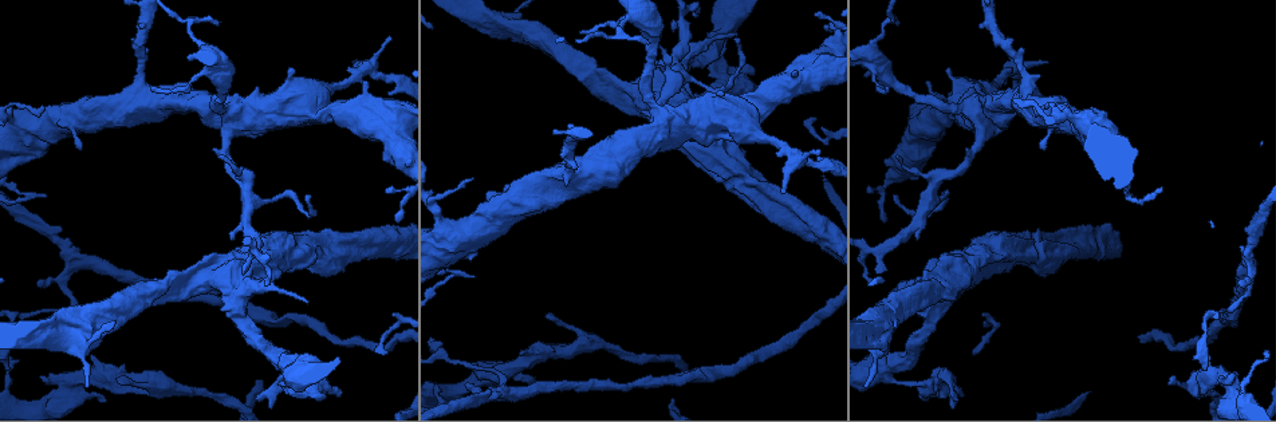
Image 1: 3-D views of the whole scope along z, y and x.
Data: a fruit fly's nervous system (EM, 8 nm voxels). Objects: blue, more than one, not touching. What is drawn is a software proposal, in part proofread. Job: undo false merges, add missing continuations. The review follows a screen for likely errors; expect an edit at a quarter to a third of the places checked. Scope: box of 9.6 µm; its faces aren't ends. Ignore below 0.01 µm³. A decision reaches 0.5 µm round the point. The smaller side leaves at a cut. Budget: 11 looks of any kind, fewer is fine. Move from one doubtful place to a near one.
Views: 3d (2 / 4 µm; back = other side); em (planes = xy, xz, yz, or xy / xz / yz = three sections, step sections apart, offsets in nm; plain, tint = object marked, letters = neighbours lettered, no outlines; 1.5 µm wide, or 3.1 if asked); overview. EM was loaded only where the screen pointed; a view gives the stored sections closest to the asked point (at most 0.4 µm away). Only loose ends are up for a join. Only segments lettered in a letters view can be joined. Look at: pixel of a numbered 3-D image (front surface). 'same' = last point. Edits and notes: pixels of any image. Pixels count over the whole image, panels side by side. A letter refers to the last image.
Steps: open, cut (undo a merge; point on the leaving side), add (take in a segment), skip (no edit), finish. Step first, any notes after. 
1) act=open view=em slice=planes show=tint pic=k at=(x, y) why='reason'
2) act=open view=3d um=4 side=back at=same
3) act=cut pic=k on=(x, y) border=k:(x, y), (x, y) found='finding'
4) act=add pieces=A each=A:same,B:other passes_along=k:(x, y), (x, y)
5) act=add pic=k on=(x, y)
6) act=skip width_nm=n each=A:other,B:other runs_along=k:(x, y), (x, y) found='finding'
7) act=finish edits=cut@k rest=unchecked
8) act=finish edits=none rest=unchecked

act=open view=em slice=xy step=8 show=letters pic=1 at=(474, 370) why='stops while still wide'

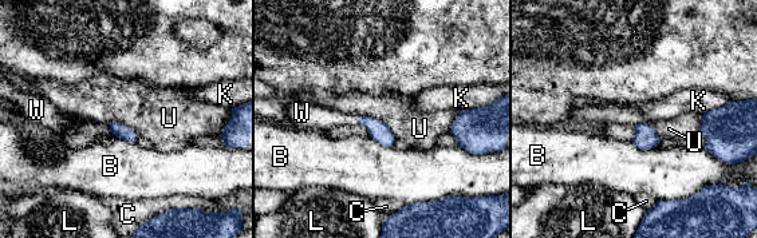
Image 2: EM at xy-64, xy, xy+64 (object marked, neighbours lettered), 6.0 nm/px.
act=open view=em slice=xz step=8 show=letters at=same

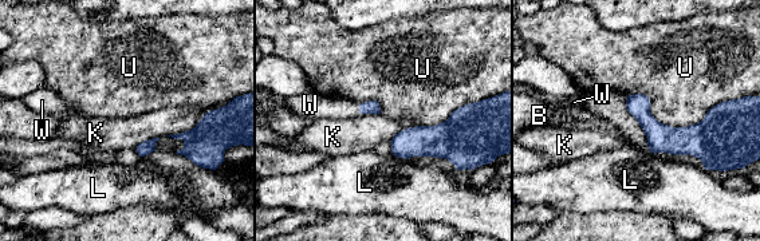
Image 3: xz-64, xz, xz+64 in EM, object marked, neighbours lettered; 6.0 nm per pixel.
act=add pieces=W each=B:other,K:other,L:other,U:other,W:same found='the cell continues'

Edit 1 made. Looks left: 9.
act=open view=3d um=4 side=back pic=1 at=(339, 395) why='an open end'

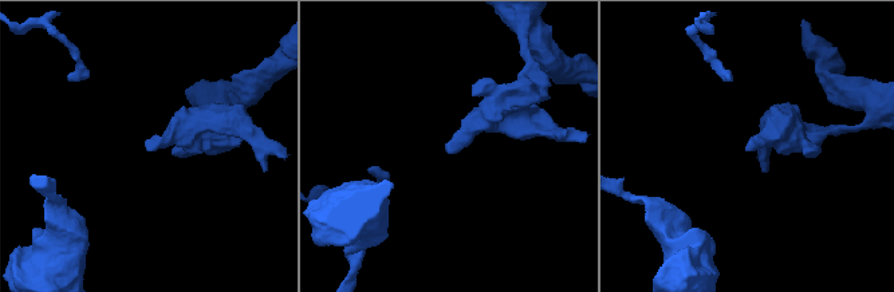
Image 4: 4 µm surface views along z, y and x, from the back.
act=open view=em slice=planes show=letters pic=4 at=(746, 149)

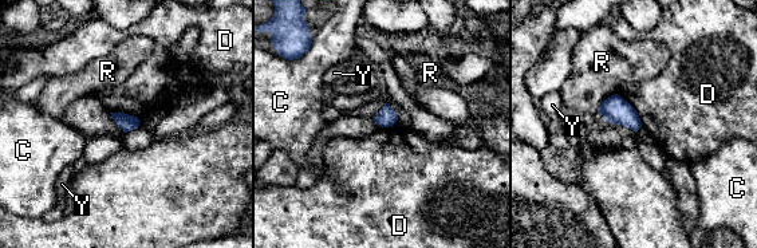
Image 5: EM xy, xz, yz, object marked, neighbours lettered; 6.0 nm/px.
act=skip each=C:other,D:other,R:other,Y:other found='none of them fits'

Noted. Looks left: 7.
act=open view=3d um=4 pic=1 at=(580, 33) why='free end'

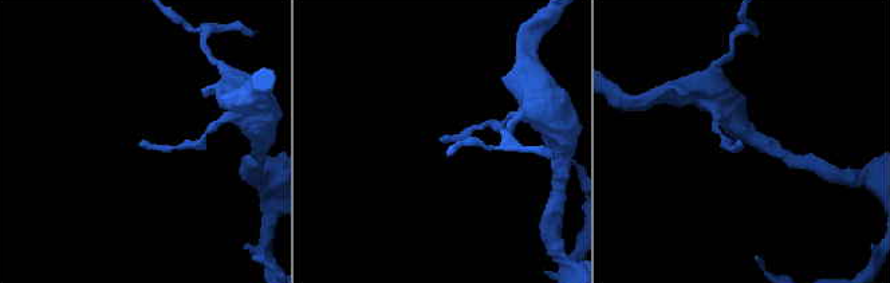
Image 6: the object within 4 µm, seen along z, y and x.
act=open view=em slice=planes show=letters pic=6 at=(738, 146)

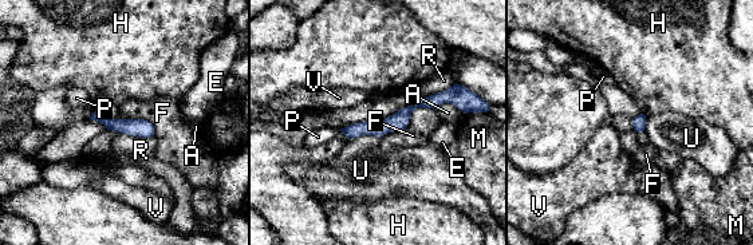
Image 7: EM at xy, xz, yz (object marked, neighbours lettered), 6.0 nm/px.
act=skip each=A:other,E:other,F:other,H:other,M:other,P:other,R:other,U:other,V:other runs_along=7:(460, 105), (440, 98), (347, 131) found='none of them fits'

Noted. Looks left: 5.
act=open view=3d um=2 pic=1 at=(898, 23) why='free end'

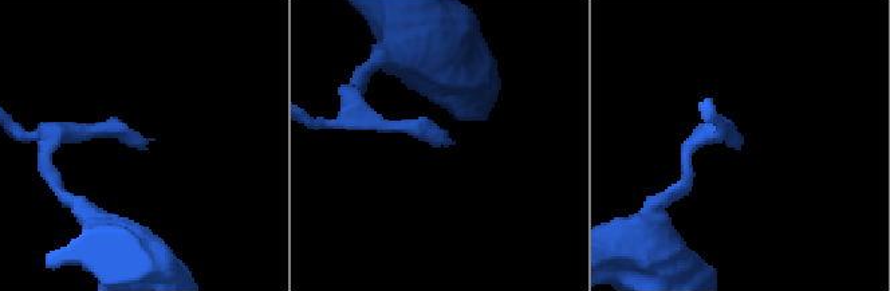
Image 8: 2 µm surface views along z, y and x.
act=open view=em slice=planes show=letters pic=8 at=(453, 144)

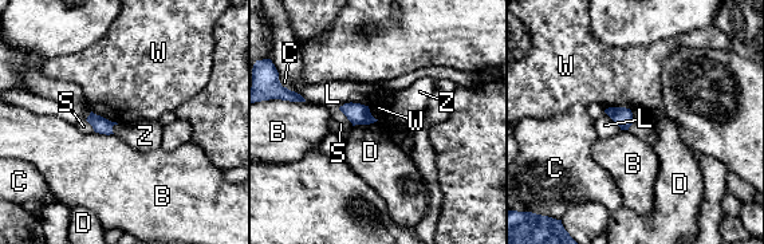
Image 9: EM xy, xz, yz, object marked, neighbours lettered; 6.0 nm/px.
act=skip width_nm=100 each=B:other,C:other,D:other,L:other,S:other,W:other,Z:other border=9:(91, 110), (117, 124) found='none of them fits'

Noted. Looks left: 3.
act=finish edits=add@3 rest=unchecked

